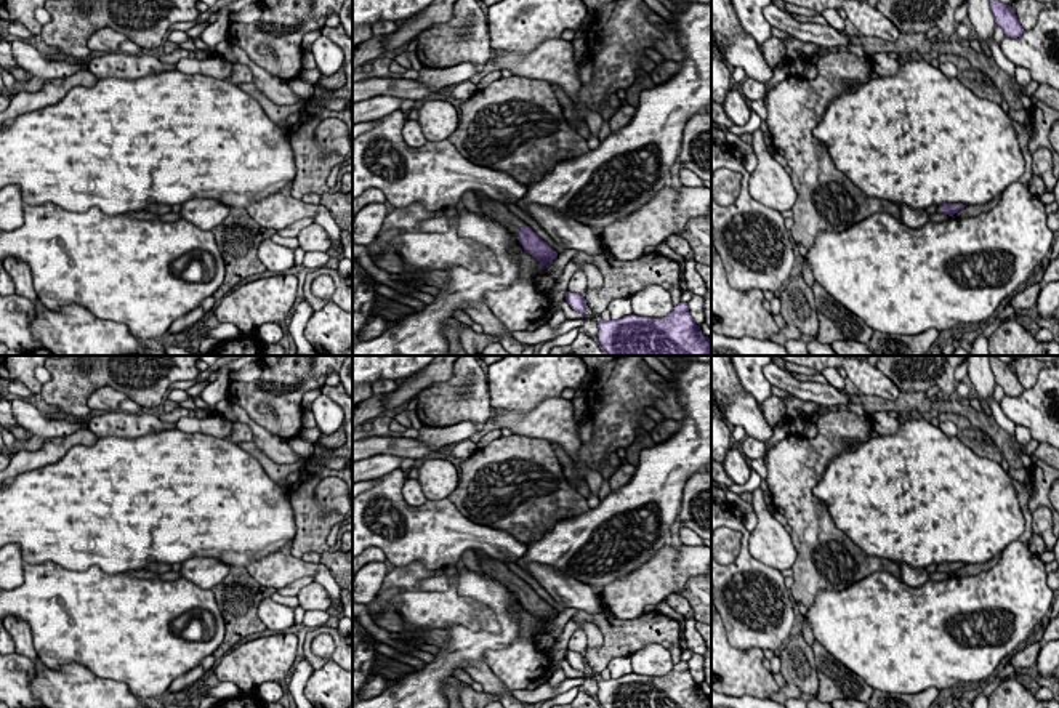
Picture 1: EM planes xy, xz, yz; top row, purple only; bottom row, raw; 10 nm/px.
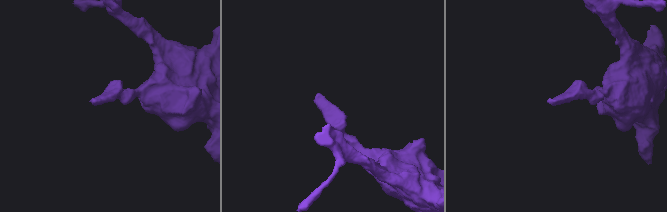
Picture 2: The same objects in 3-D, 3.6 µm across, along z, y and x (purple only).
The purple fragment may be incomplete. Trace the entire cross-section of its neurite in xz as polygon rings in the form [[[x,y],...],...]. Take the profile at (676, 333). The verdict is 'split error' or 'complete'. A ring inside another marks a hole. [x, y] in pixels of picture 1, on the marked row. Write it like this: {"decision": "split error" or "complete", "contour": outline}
{"decision": "complete", "contour": [[[683,301],[662,319],[630,314],[618,320],[602,320],[598,328],[601,336],[596,341],[609,356],[711,356],[711,340],[702,333]]]}

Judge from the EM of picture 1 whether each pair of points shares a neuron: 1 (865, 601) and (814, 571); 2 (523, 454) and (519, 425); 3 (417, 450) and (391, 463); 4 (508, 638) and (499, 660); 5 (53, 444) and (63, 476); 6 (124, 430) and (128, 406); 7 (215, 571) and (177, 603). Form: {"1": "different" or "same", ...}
{"1": "different", "2": "different", "3": "different", "4": "different", "5": "different", "6": "different", "7": "different"}

